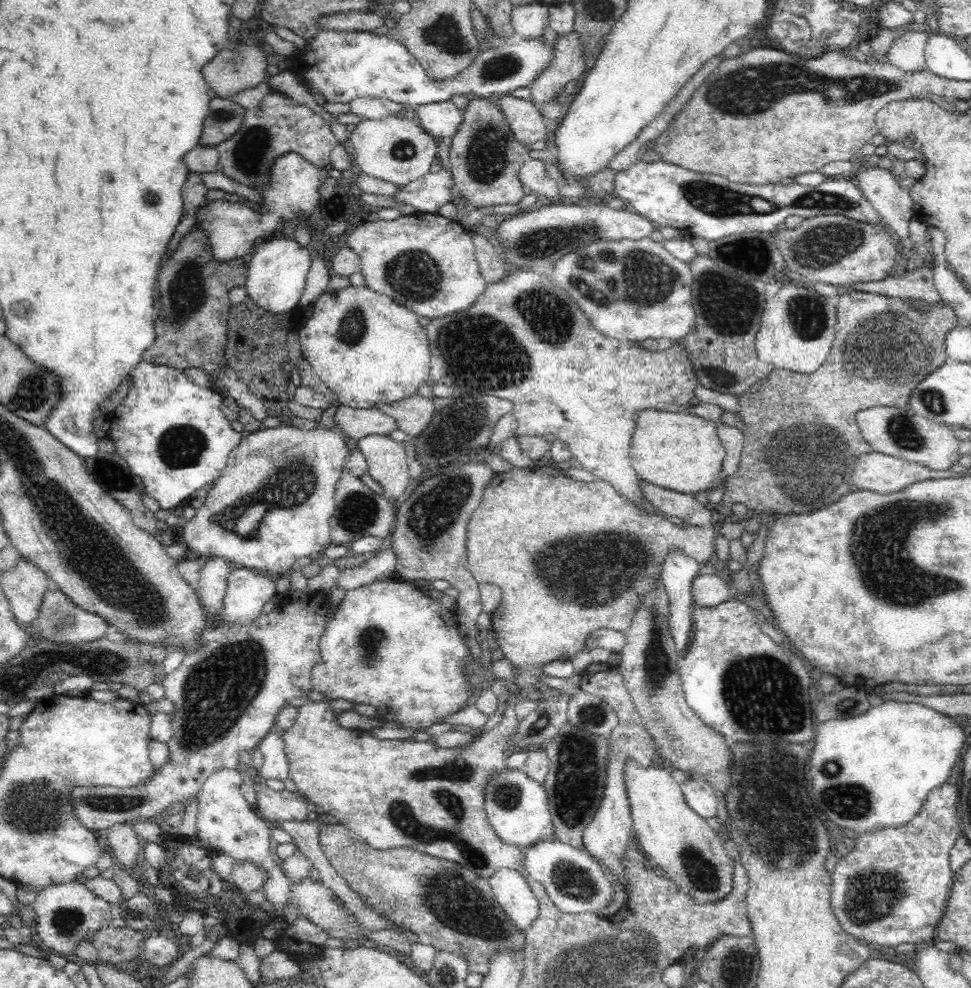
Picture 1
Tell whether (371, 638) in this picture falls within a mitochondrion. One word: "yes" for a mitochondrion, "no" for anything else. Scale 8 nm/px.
yes

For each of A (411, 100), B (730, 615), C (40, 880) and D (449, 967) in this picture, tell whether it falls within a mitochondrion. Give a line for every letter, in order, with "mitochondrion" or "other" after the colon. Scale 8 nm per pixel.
A: other
B: other
C: other
D: mitochondrion

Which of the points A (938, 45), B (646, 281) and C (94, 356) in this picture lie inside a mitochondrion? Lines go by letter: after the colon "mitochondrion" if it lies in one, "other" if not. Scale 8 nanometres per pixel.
A: other
B: mitochondrion
C: other

